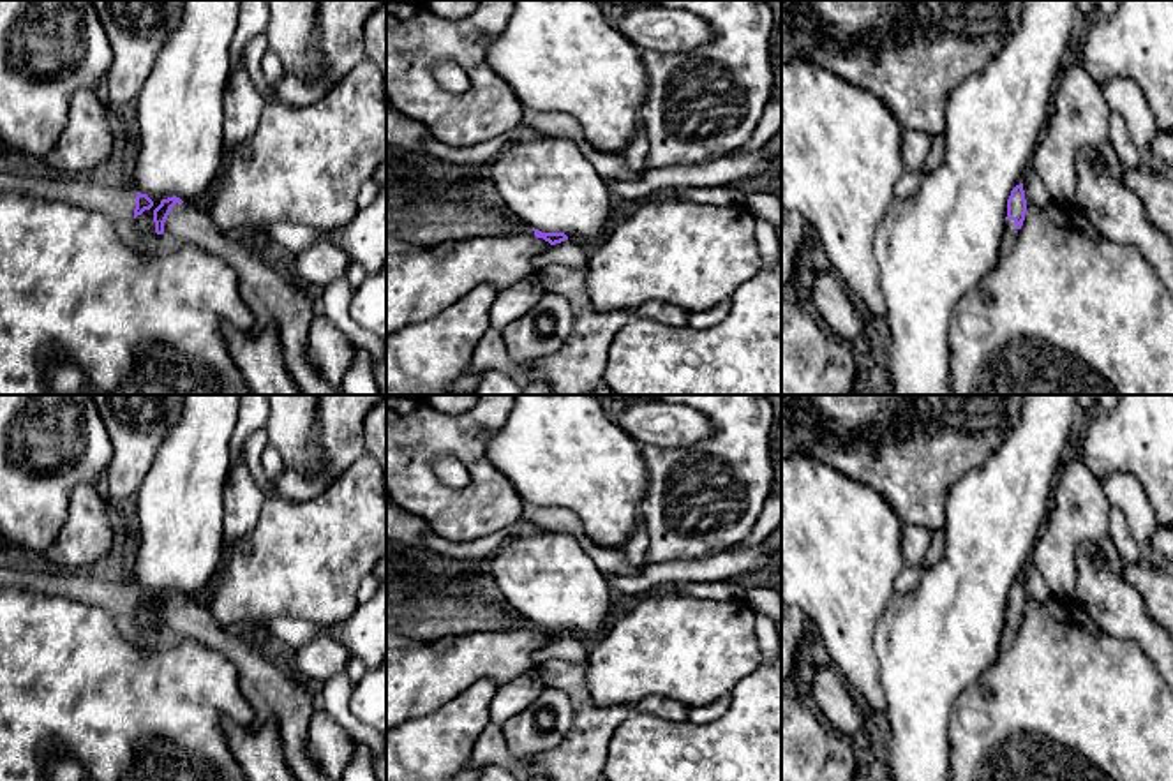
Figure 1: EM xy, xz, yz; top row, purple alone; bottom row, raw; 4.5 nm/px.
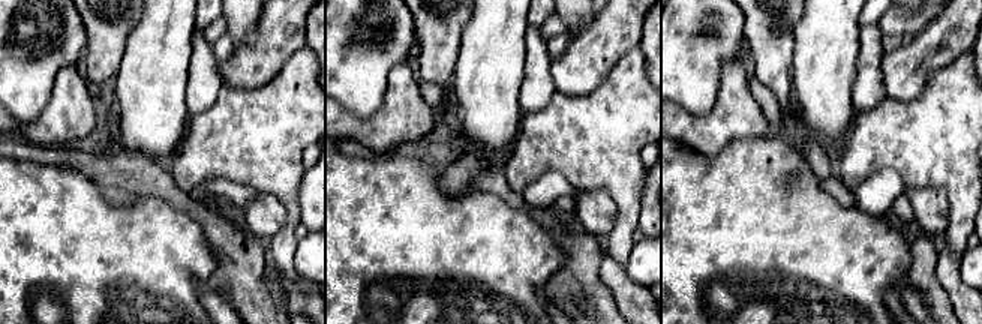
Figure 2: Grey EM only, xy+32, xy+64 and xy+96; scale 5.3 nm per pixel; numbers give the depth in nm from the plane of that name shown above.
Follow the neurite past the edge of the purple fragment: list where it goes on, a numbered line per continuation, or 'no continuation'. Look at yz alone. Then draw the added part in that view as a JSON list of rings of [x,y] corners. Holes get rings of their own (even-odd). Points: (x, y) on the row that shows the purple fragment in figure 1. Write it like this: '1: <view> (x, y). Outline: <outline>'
1: yz (1011, 233). Outline: [[[1007,219],[1002,245],[1005,249],[1012,249],[1014,242],[1018,240],[1018,236],[1020,236],[1020,229],[1016,227],[1014,220]]]

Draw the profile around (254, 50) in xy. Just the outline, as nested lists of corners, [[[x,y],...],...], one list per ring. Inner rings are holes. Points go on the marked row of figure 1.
[[[259,33],[258,37],[250,39],[245,44],[243,62],[245,62],[245,67],[250,74],[250,78],[256,83],[256,88],[263,95],[265,104],[273,104],[273,102],[277,102],[275,92],[273,92],[273,83],[268,81],[261,72],[261,60],[266,51],[268,51],[266,33]]]

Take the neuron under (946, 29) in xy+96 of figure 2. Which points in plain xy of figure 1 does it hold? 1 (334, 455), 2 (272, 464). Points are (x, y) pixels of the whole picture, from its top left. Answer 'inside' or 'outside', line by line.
1: inside
2: outside

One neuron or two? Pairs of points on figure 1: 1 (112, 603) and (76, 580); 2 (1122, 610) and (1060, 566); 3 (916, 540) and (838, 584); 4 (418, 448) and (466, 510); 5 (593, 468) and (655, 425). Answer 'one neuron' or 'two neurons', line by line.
1: one neuron
2: two neurons
3: two neurons
4: one neuron
5: two neurons

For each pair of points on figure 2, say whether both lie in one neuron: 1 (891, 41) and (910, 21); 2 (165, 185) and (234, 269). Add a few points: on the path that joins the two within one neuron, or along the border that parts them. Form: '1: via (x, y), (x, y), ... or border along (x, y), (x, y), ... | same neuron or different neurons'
1: border along (882, 35), (903, 35), (906, 38) | different neurons
2: via (188, 204), (233, 246) | same neuron

